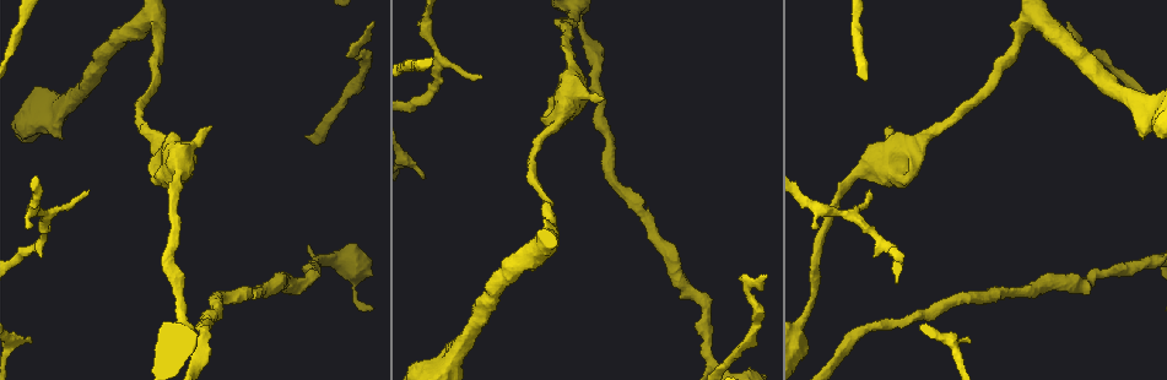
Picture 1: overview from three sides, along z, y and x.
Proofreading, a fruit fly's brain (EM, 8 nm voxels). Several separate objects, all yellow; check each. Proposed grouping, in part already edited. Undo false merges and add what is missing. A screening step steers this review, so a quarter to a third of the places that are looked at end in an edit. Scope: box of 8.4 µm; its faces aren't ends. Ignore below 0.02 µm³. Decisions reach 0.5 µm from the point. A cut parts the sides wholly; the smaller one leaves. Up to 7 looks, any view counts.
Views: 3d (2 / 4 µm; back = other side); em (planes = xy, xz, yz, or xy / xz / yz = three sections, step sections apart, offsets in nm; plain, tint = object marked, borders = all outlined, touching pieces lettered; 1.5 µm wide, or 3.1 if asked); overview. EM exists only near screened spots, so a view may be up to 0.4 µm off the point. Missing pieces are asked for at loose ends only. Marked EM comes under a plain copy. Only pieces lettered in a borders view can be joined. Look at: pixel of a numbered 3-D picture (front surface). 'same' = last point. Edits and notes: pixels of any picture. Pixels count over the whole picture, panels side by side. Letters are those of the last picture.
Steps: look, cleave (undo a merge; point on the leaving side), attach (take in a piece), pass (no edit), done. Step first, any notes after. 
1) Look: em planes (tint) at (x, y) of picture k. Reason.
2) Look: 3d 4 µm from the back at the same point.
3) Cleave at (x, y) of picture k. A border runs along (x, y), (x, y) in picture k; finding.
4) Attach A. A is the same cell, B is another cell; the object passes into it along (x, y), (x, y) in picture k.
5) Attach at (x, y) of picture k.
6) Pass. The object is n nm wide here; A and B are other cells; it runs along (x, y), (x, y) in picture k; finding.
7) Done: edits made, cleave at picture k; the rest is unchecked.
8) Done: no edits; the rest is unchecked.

Look: 3d 4 µm at (153, 181) of picture 1. Stops while still wide.

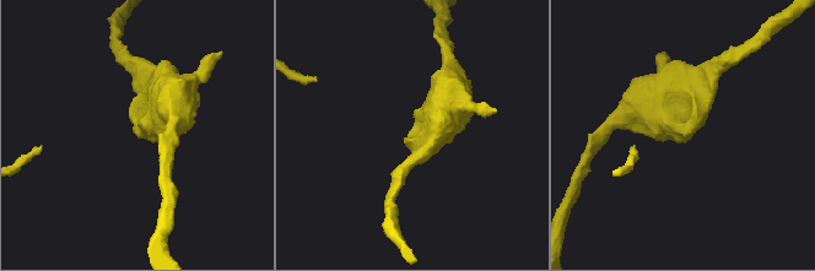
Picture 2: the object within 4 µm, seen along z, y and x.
Look: em 3.1 µm planes (borders) at (135, 132) of picture 2. Need the tissue.

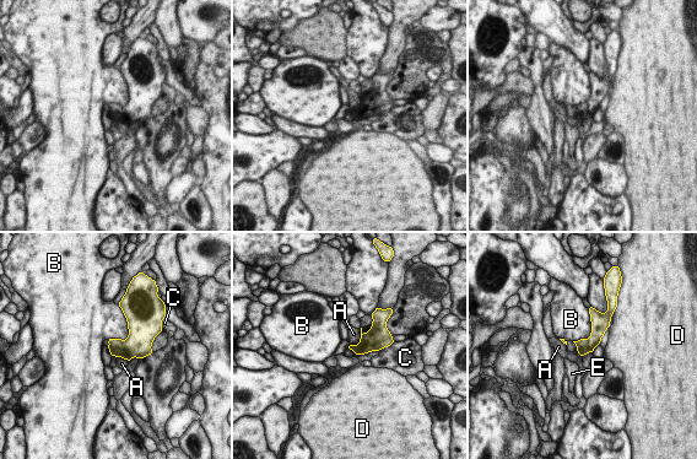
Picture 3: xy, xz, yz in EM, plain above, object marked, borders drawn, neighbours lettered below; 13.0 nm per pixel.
Pass. A, B, C, D and E are other cells; a border runs along (107, 347), (112, 356) in picture 3; none of them fits.

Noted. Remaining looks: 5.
Look: 3d 4 µm at (61, 140) of picture 1. An open end.

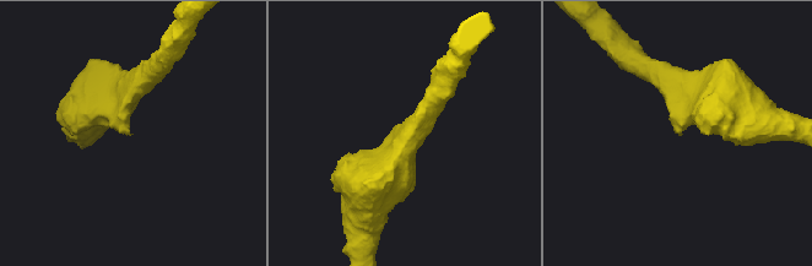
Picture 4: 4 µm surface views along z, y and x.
Look: em planes (borders) at (679, 134) of picture 4. Shape alone is not enough.

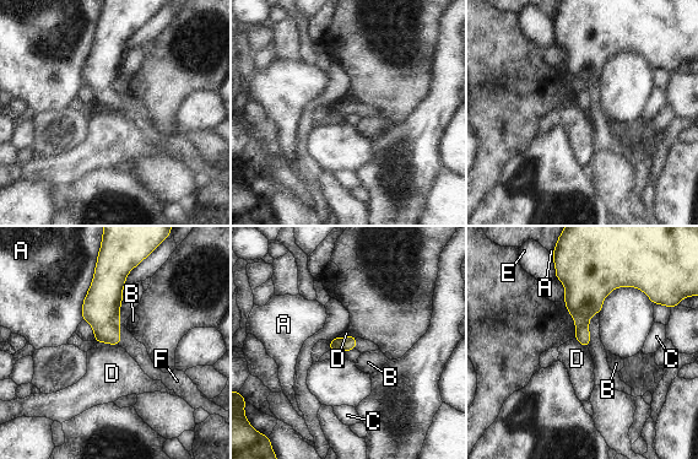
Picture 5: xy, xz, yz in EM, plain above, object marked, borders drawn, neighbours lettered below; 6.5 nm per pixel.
Attach F. F is the same cell, A, B, C, D and E are other cells; the object passes into it along (101, 308), (119, 335), (136, 350) in picture 5; it goes on there.

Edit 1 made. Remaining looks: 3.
Done: edits made, attach at picture 5; the rest is unchecked.

